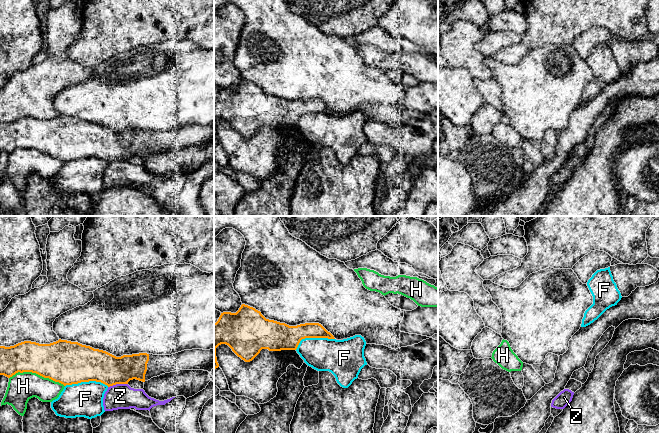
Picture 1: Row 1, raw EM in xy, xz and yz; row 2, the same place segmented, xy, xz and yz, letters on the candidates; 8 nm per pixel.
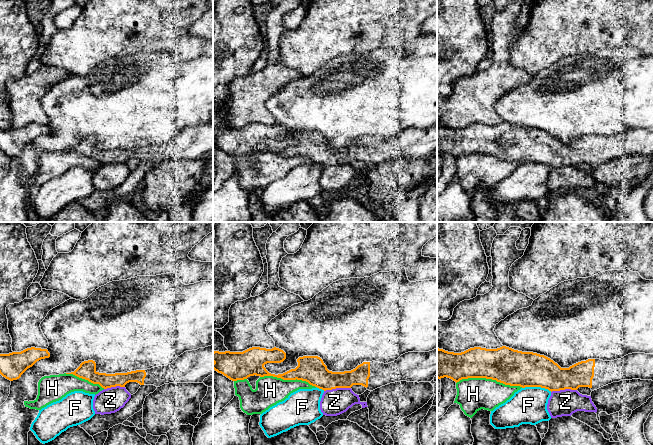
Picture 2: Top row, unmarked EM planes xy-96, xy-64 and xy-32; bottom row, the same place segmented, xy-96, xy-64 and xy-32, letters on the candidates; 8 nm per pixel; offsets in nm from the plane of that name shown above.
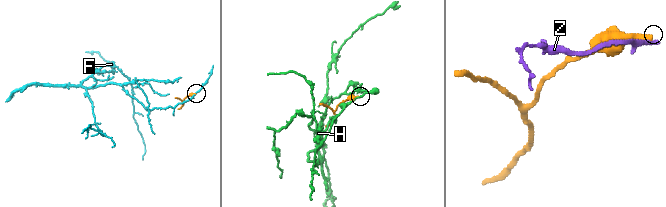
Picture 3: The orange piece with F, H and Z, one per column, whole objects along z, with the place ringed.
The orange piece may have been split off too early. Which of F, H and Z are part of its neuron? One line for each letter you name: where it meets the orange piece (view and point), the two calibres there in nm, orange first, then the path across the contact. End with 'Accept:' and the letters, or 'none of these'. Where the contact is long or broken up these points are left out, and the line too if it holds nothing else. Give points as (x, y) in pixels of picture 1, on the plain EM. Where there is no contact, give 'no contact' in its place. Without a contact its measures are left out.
Accept: none of these

